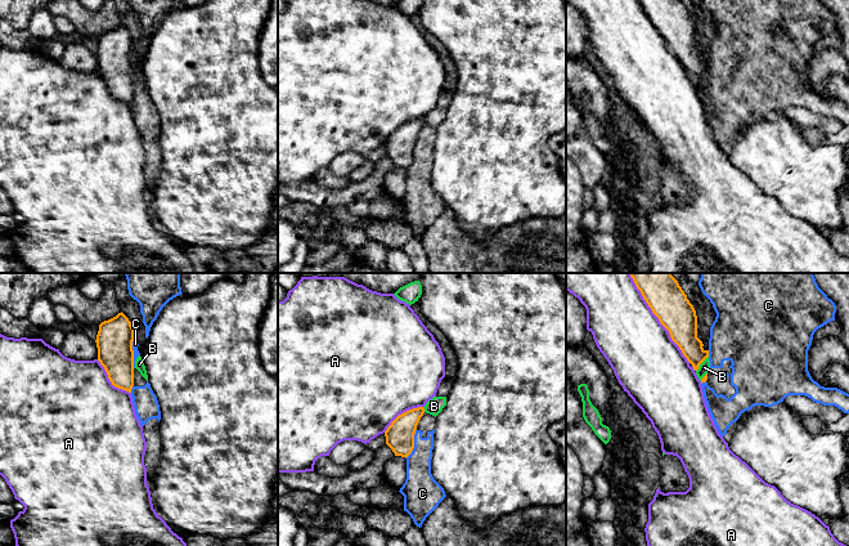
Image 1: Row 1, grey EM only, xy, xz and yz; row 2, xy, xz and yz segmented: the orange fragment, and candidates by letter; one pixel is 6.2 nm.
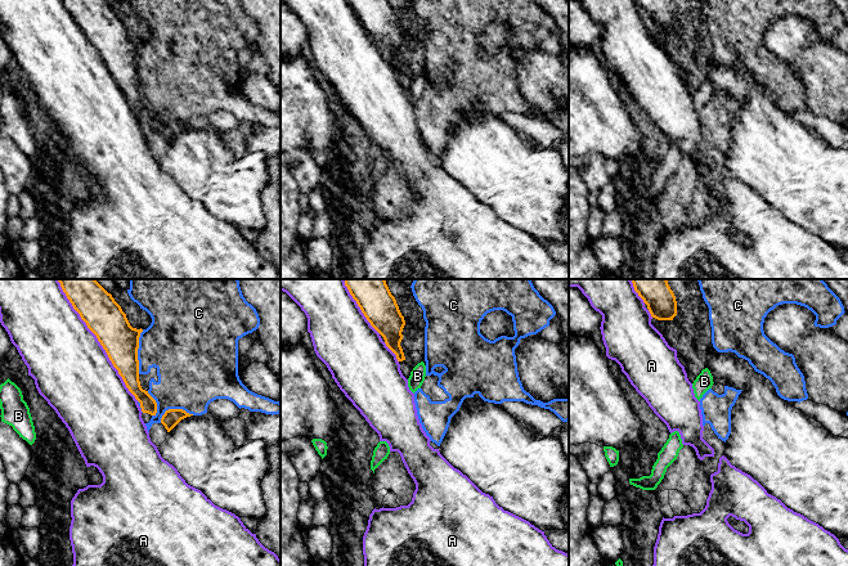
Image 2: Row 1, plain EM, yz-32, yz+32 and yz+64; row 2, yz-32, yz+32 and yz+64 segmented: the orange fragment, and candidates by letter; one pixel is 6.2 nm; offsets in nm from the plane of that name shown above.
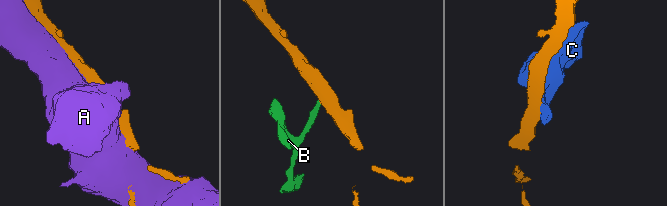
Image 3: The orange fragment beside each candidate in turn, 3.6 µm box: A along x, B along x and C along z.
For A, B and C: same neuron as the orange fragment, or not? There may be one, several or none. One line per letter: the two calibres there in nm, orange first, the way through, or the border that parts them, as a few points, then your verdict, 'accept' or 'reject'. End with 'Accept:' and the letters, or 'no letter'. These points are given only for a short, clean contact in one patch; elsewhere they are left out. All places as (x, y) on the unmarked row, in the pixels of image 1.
A: 220 nm thick on the orange side, 420 nm on the other; reject
B: 180 nm thick on the orange side, 70 nm on the other; border along yz (708, 67), (696, 83); reject
C: 220 nm thick on the orange side, 40 nm on the other; reject
Accept: no letter

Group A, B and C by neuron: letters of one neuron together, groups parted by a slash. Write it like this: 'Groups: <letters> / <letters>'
Groups: A / B C

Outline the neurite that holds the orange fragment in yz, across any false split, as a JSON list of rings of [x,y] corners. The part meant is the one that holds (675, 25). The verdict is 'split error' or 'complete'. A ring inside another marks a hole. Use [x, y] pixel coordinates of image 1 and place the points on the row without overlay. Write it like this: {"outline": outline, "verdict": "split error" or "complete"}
{"outline": [[[638,0],[659,30],[669,42],[671,52],[679,58],[683,67],[697,82],[709,68],[702,53],[697,49],[697,27],[693,17],[682,0]]], "verdict": "complete"}

